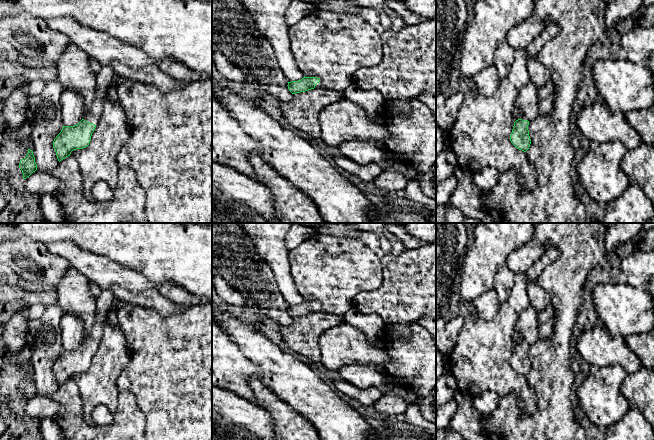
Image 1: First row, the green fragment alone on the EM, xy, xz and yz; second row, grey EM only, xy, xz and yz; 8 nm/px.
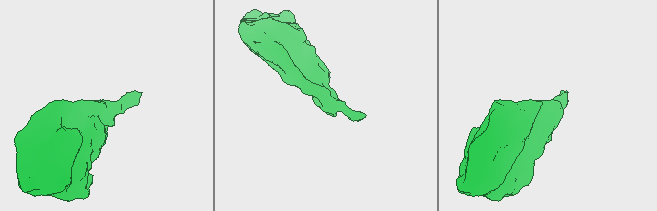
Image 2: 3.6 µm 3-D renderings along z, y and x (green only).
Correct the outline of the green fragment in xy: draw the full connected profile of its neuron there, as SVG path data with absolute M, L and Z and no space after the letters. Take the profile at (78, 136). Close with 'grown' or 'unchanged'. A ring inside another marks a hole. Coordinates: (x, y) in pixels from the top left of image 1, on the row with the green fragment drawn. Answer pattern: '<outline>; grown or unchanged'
M102 66L96 75L96 96L88 113L84 112L83 119L74 126L63 126L61 132L53 141L58 161L70 156L76 149L86 148L90 141L103 113L104 97L109 96L110 100L119 103L115 90L110 90L110 85L116 72L112 66Z; grown

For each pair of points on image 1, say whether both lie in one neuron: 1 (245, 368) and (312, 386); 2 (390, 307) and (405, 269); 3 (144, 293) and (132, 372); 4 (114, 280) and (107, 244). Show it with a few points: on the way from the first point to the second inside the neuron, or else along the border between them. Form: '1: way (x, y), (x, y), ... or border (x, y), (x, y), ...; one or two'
1: border (244, 354), (256, 366), (261, 380); two
2: way (399, 298), (405, 292), (405, 278); one
3: border (121, 301), (131, 305), (153, 308), (163, 317); two
4: border (88, 251), (101, 254), (132, 269); two

